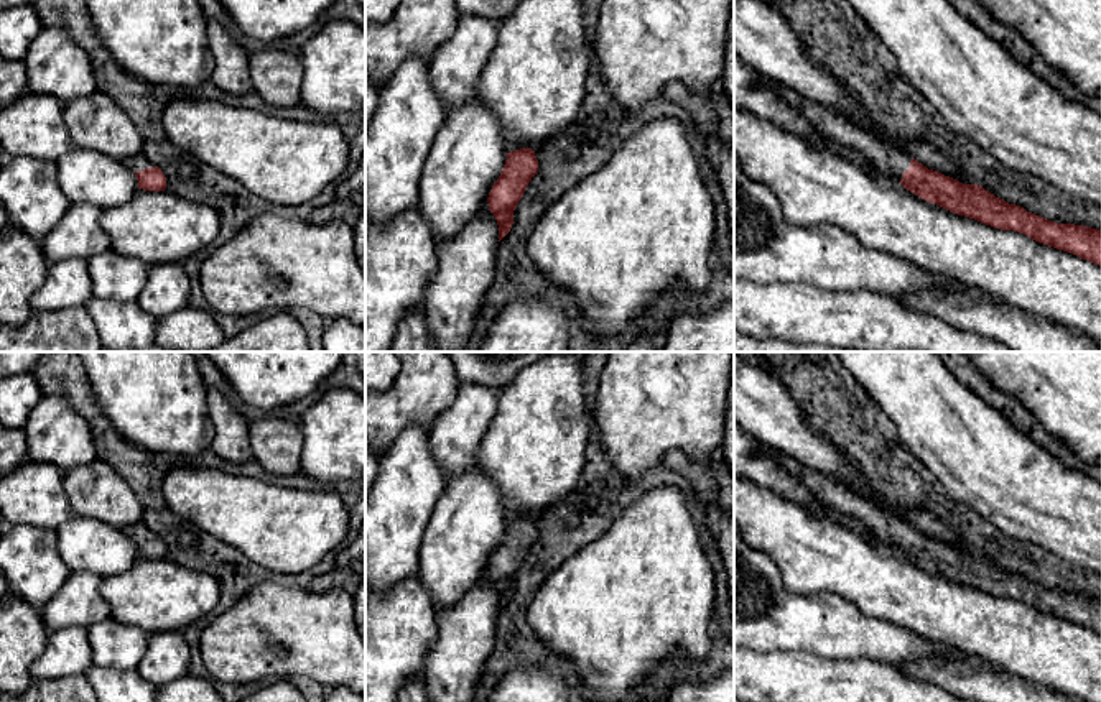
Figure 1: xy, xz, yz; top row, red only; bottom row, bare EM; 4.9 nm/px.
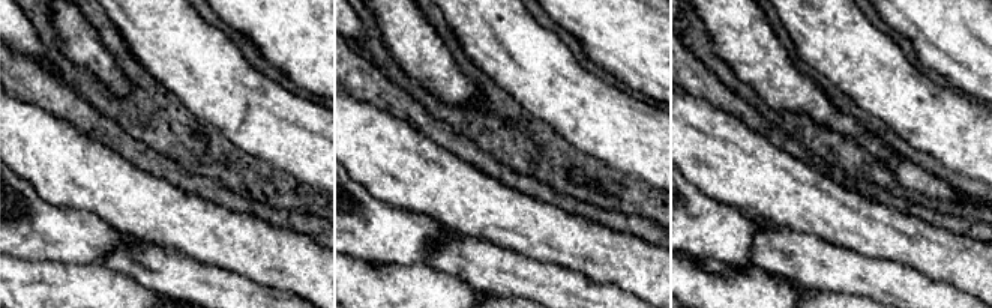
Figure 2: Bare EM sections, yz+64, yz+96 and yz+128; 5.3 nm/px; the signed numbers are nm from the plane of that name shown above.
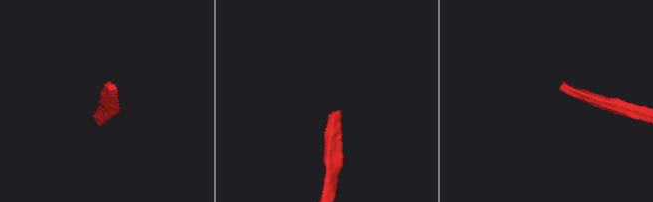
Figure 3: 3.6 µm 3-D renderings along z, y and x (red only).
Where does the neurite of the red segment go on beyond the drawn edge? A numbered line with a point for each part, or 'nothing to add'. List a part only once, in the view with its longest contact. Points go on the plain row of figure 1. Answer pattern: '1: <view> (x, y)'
1: yz (891, 530)

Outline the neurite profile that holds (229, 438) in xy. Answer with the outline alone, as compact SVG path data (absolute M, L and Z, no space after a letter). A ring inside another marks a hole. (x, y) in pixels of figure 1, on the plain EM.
M206 388L209 442L221 459L245 464L252 459L250 419L242 416L219 388Z

